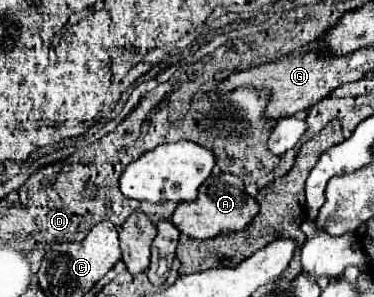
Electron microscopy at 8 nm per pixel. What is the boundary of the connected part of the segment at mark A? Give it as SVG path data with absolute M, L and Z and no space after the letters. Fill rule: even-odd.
M215 172L201 184L199 198L195 202L181 202L177 206L171 222L179 228L181 234L187 234L189 238L195 240L207 240L225 232L245 230L251 224L251 220L257 216L257 212L259 204L255 198L251 198L245 192L241 178L225 172Z

